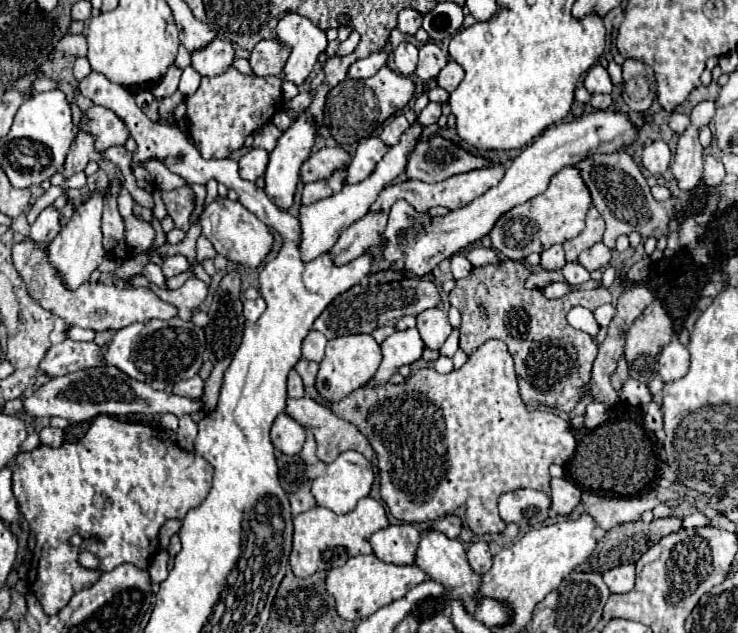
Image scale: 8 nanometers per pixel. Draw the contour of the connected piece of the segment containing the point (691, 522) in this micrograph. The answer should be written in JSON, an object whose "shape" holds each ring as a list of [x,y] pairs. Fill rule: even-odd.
{"shape":[[[693,512],[693,514],[681,518],[683,528],[699,528],[699,526],[707,526],[707,524],[709,524],[709,520],[701,512]]]}

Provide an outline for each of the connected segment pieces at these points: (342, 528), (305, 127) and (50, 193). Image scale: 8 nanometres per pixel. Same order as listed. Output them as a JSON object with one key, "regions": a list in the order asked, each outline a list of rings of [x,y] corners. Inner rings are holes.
{"regions":[[[[365,496],[357,502],[355,510],[339,516],[327,508],[315,506],[313,510],[307,510],[293,520],[295,534],[293,534],[293,550],[289,564],[295,574],[301,578],[311,576],[317,570],[331,570],[335,566],[343,566],[349,558],[359,554],[373,554],[369,538],[377,532],[389,526],[385,508],[371,496]]],[[[305,110],[279,136],[275,150],[269,154],[269,164],[265,170],[265,194],[283,210],[289,210],[293,206],[293,194],[295,194],[295,188],[299,182],[299,166],[303,164],[303,160],[309,158],[311,148],[315,144],[315,136],[317,136],[317,122]]],[[[52,185],[49,190],[46,190],[46,192],[36,200],[30,211],[26,214],[28,223],[33,224],[43,209],[50,206],[58,197],[65,196],[66,192],[67,189]]]]}

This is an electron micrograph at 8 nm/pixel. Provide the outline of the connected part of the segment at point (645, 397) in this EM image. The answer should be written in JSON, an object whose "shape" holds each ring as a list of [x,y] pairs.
{"shape":[[[625,382],[625,384],[621,384],[619,398],[629,402],[631,406],[633,404],[647,404],[647,402],[653,400],[653,396],[649,394],[647,386],[641,384],[641,382]]]}

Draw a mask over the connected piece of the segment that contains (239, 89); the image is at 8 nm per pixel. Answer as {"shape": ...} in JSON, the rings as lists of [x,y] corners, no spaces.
{"shape":[[[233,66],[227,72],[211,78],[201,78],[195,94],[187,96],[187,118],[191,122],[189,134],[203,154],[203,158],[227,158],[233,150],[245,144],[245,138],[265,126],[283,108],[281,78],[255,78],[241,74]]]}

